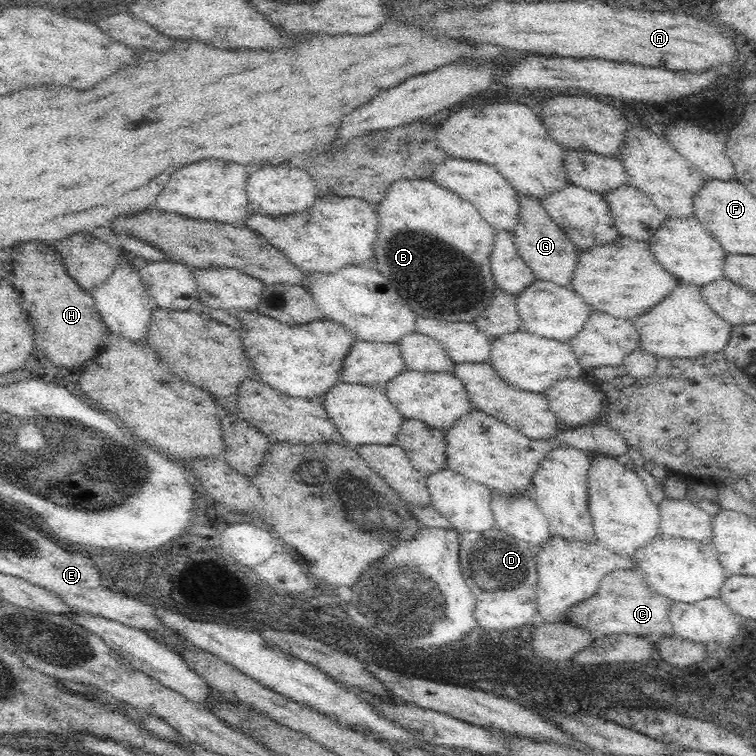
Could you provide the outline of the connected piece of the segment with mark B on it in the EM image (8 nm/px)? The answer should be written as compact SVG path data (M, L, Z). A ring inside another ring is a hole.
M400 180L392 184L378 210L380 228L376 248L378 270L394 282L398 294L418 316L444 322L474 323L488 308L497 290L490 268L490 254L497 230L466 200L432 180Z

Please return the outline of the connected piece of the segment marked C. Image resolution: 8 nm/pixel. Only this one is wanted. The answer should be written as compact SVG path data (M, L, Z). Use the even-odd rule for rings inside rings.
M616 570L616 572L608 574L606 578L602 578L598 588L600 588L600 592L596 598L592 598L592 600L588 598L588 600L572 606L572 610L568 610L571 624L592 632L596 630L596 635L626 634L644 638L676 635L668 618L668 612L673 602L656 594L652 587L646 584L646 576L642 572Z

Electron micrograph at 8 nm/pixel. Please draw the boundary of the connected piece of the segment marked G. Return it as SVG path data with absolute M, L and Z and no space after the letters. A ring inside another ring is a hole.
M521 195L518 201L520 201L520 222L514 228L513 237L520 257L526 261L539 280L571 288L574 270L578 266L579 248L568 240L560 227L547 215L542 200Z

